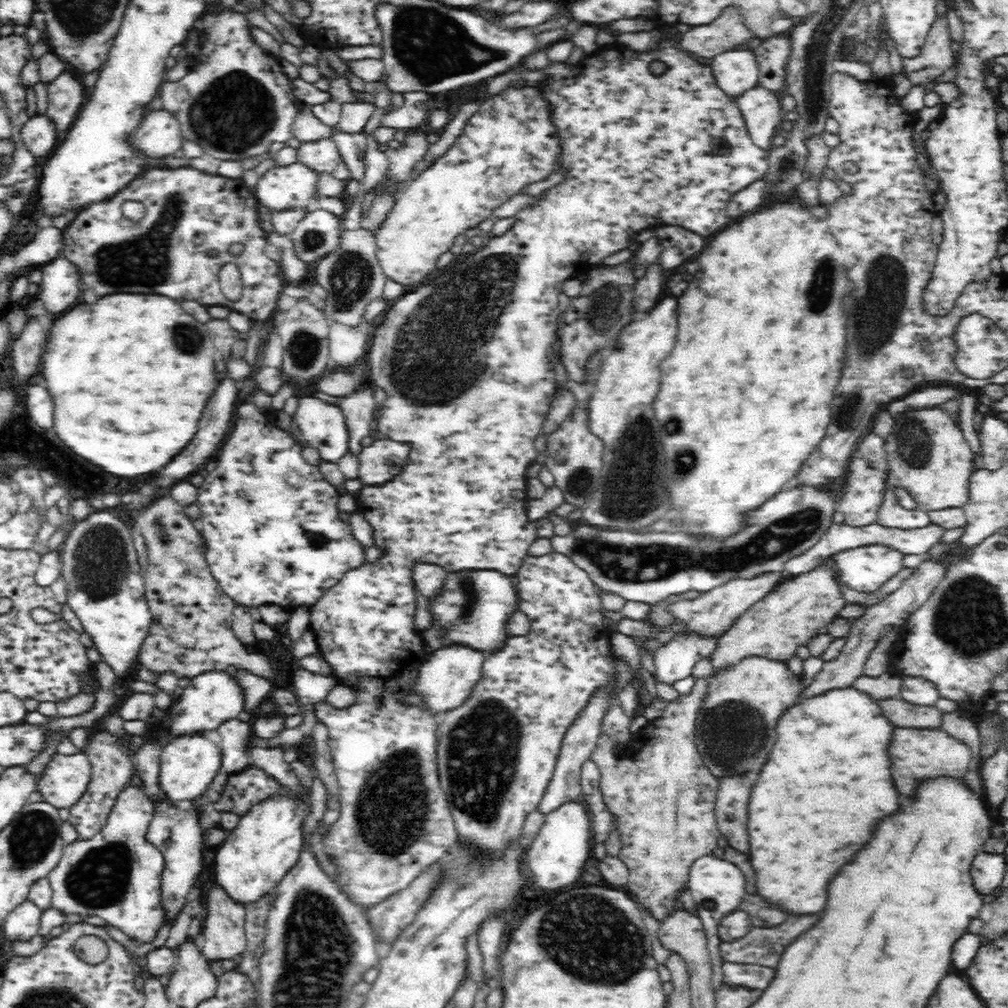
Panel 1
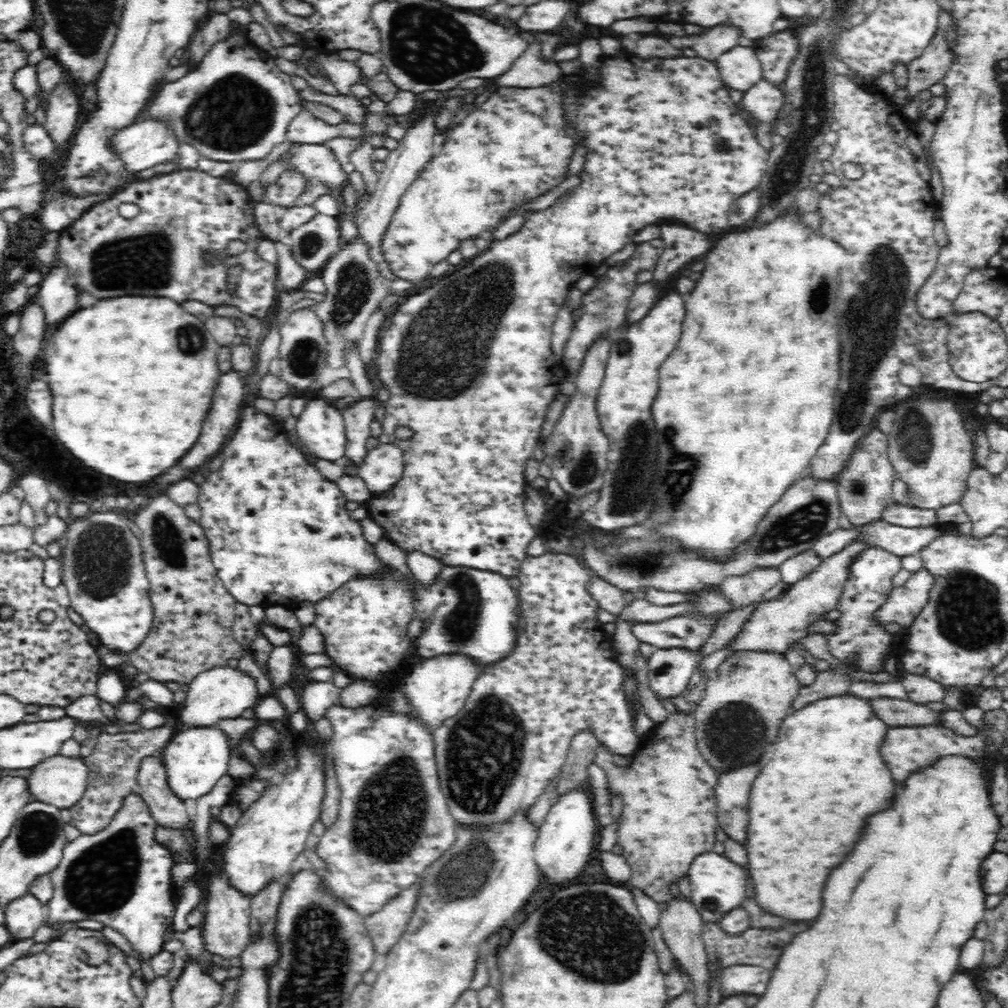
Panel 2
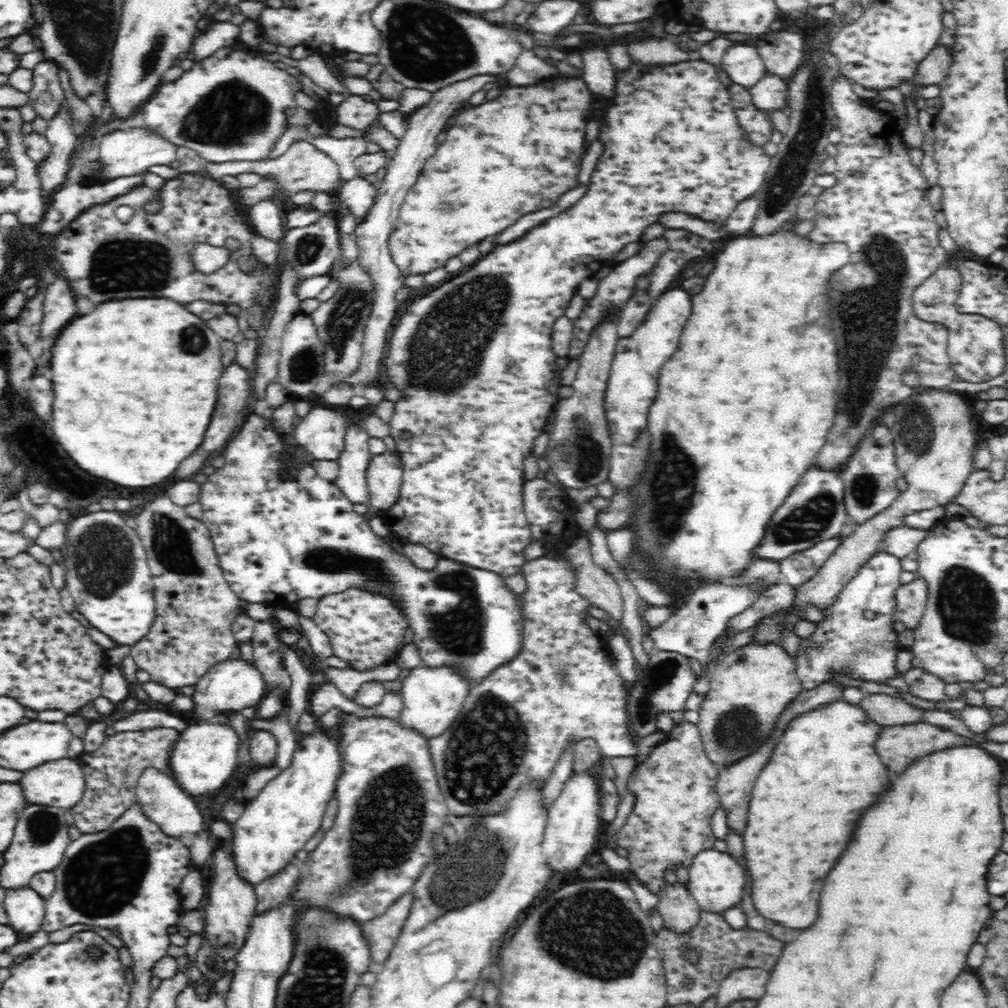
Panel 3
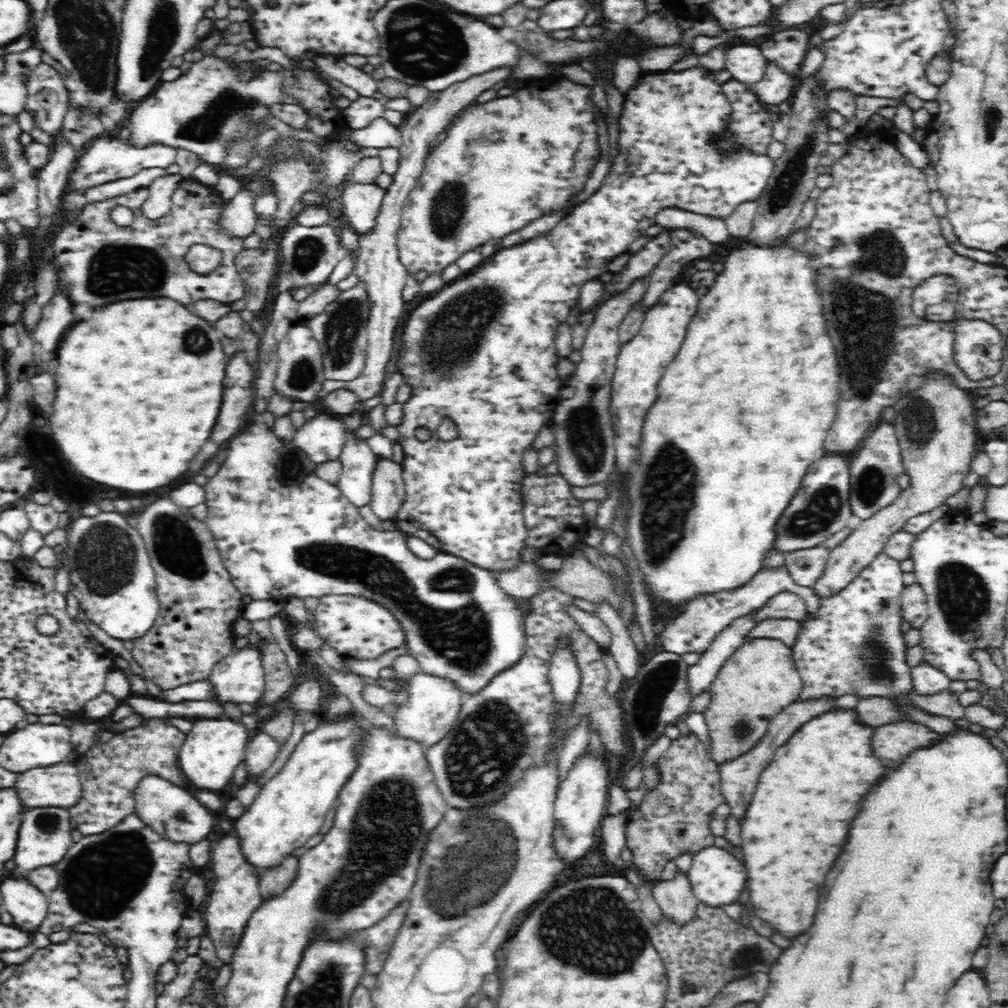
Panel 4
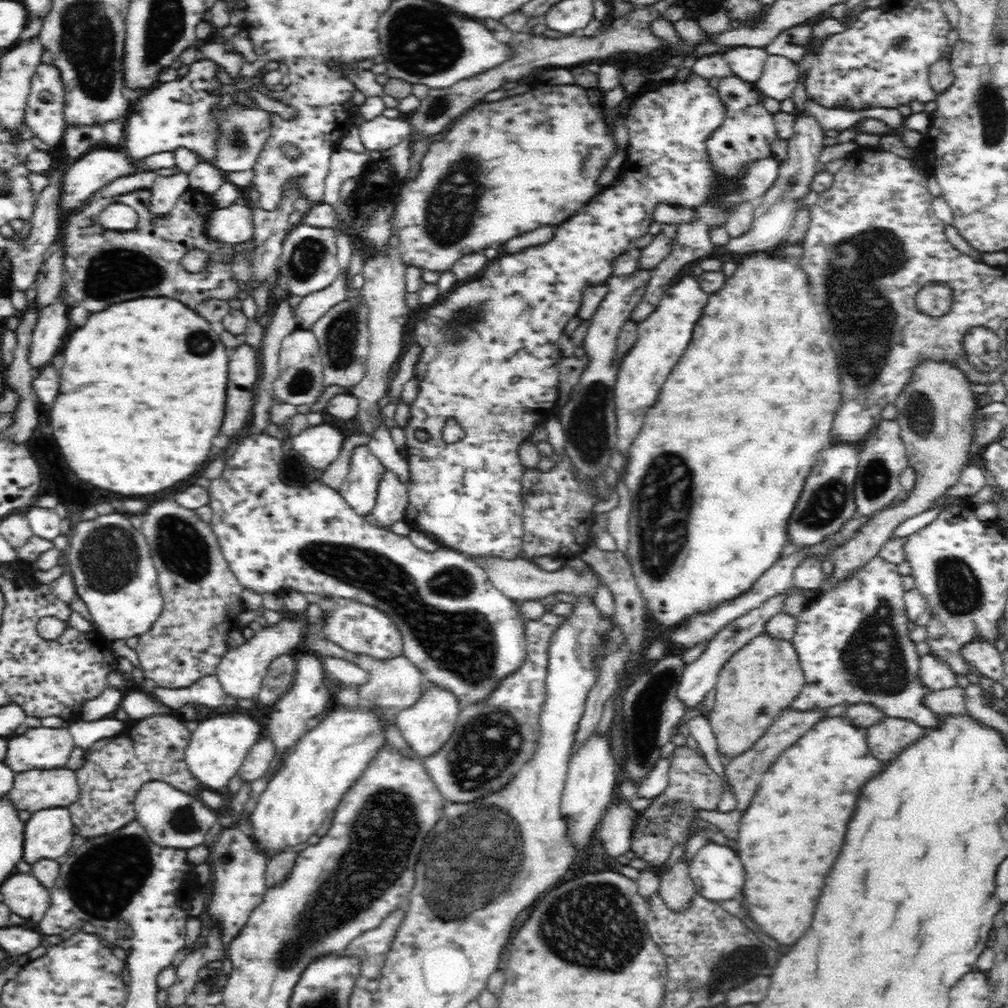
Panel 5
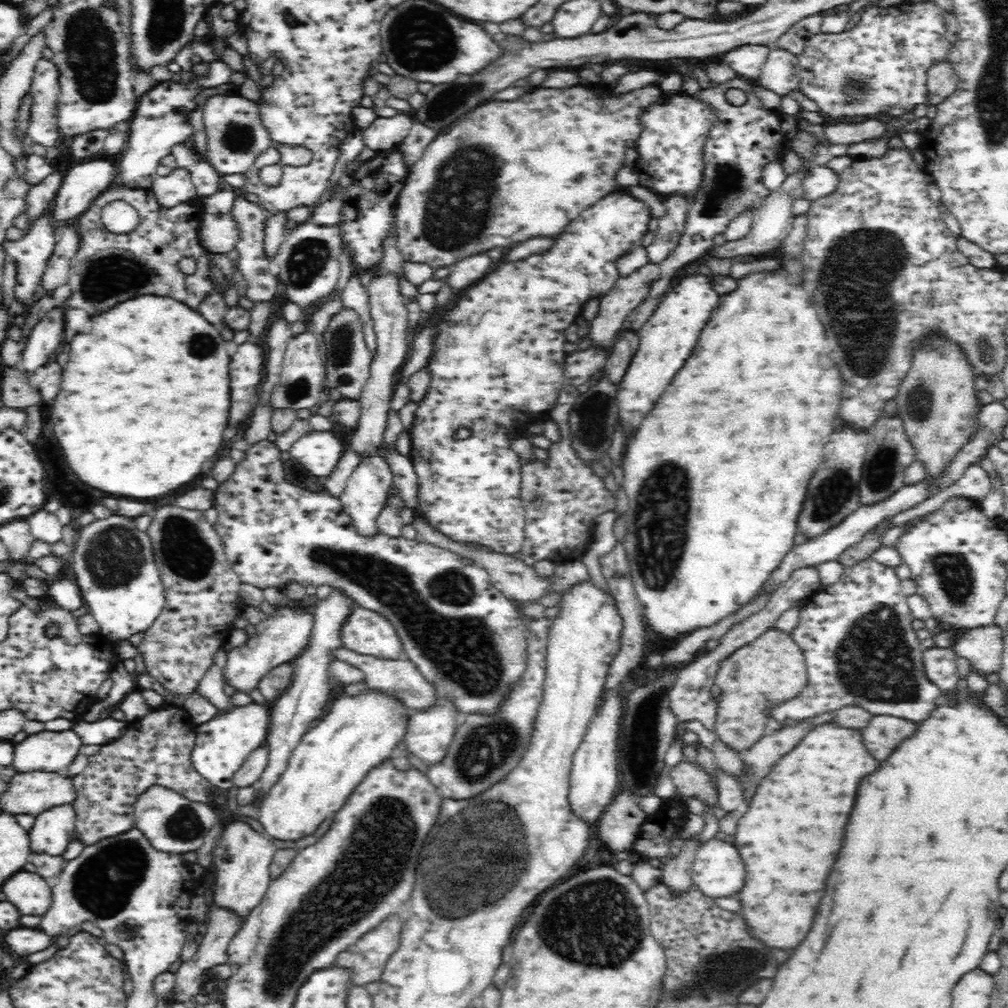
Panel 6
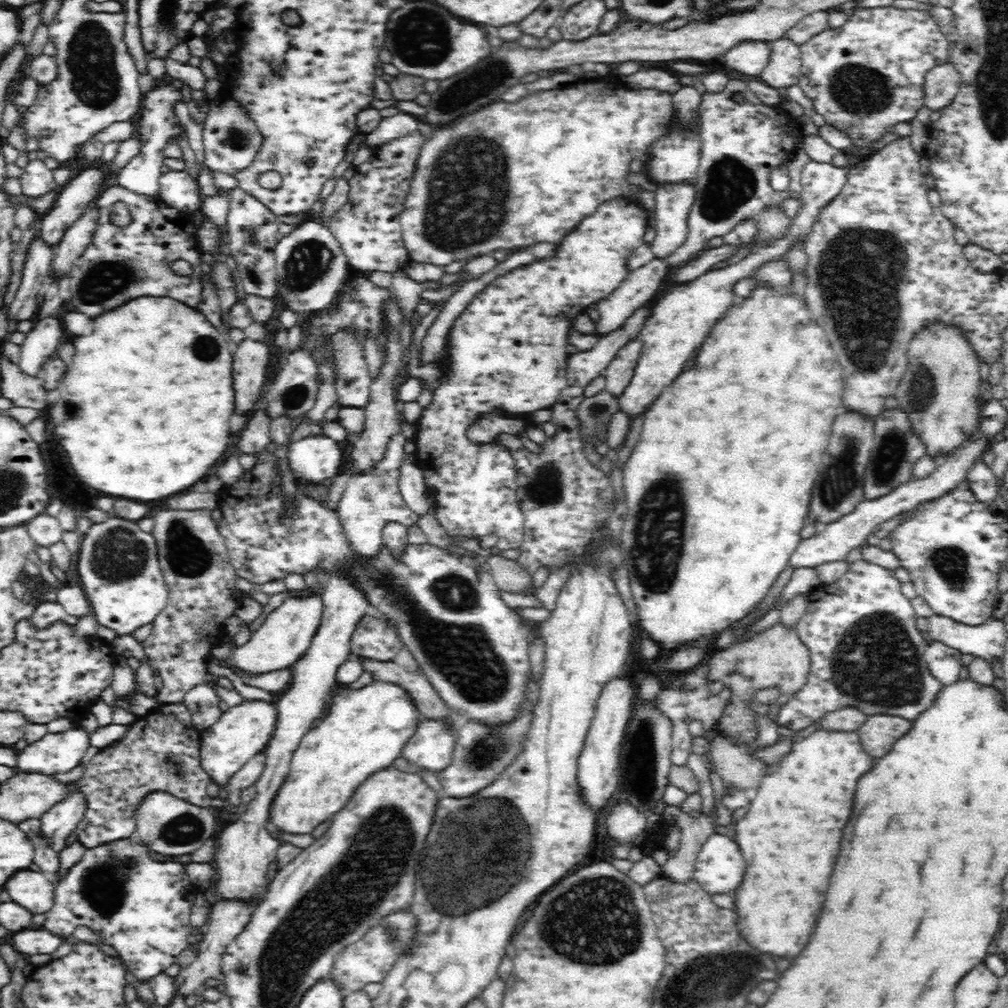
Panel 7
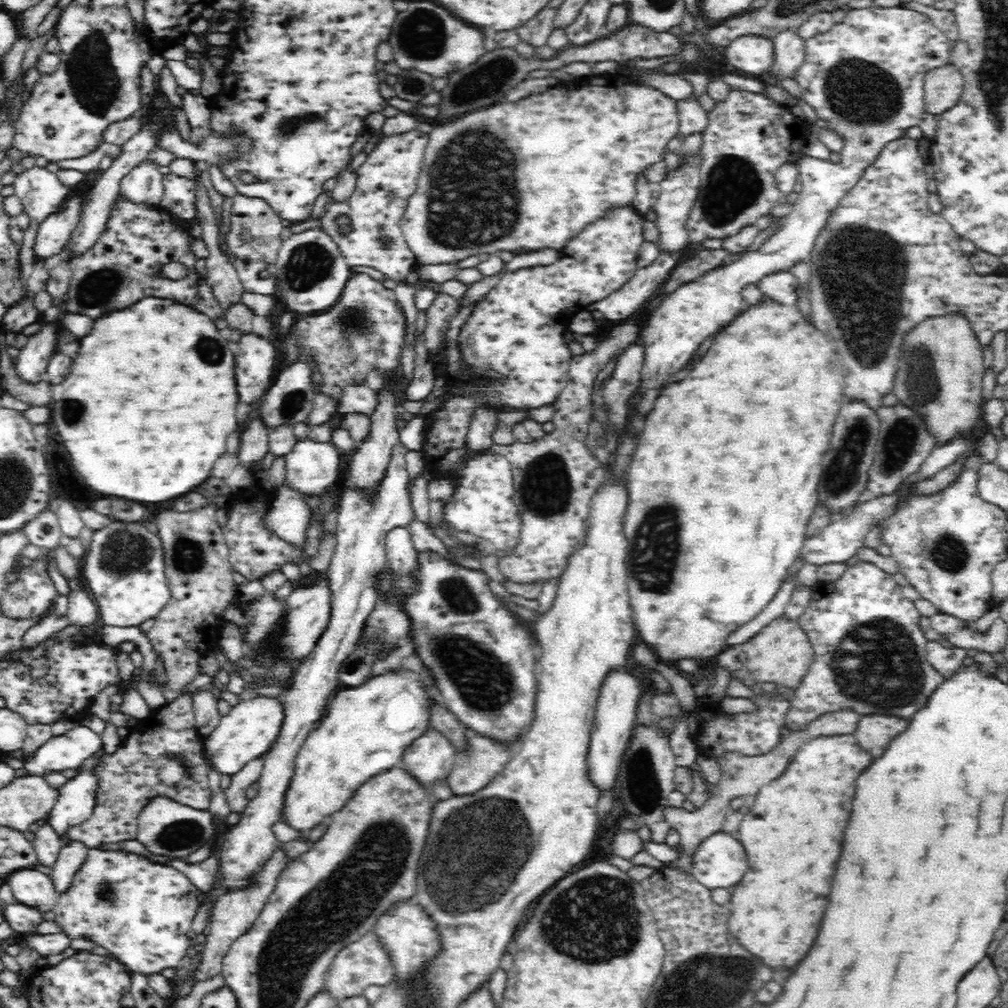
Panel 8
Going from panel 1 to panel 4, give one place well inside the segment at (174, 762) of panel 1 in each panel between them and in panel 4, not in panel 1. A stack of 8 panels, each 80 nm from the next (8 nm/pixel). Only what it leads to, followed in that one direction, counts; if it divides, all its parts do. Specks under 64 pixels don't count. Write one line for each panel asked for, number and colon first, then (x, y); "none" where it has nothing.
2: (195, 760)
3: (202, 762)
4: (213, 750)

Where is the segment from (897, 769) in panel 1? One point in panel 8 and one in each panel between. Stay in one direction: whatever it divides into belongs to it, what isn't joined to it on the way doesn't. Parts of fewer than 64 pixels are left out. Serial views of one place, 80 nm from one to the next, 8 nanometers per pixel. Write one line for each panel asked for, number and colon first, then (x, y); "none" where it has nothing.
2: (903, 748)
3: (897, 746)
4: (891, 742)
5: (886, 738)
6: (883, 733)
7: (876, 735)
8: (874, 732)

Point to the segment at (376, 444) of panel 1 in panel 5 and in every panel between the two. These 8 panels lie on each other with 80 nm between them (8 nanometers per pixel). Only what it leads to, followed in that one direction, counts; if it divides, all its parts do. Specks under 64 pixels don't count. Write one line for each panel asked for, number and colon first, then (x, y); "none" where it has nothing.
2: (383, 467)
3: (384, 476)
4: (388, 489)
5: (391, 505)

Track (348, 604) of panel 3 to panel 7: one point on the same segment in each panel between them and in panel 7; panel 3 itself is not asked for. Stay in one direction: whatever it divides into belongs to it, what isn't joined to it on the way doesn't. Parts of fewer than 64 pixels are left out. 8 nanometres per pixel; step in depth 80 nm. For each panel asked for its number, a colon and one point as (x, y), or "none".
4: (357, 628)
5: (361, 629)
6: (368, 633)
7: (375, 639)

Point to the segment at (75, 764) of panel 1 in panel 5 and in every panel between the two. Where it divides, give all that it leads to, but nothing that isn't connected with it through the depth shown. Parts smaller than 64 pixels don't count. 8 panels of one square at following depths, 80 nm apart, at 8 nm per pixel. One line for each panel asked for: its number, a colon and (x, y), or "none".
2: (59, 781)
3: (60, 783)
4: (58, 786)
5: (35, 790)

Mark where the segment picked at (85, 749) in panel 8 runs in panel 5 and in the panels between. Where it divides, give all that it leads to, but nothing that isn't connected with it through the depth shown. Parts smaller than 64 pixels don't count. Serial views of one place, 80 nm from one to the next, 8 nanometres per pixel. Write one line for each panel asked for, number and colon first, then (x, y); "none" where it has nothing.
5: (41, 748)
6: (53, 752)
7: (56, 753)

